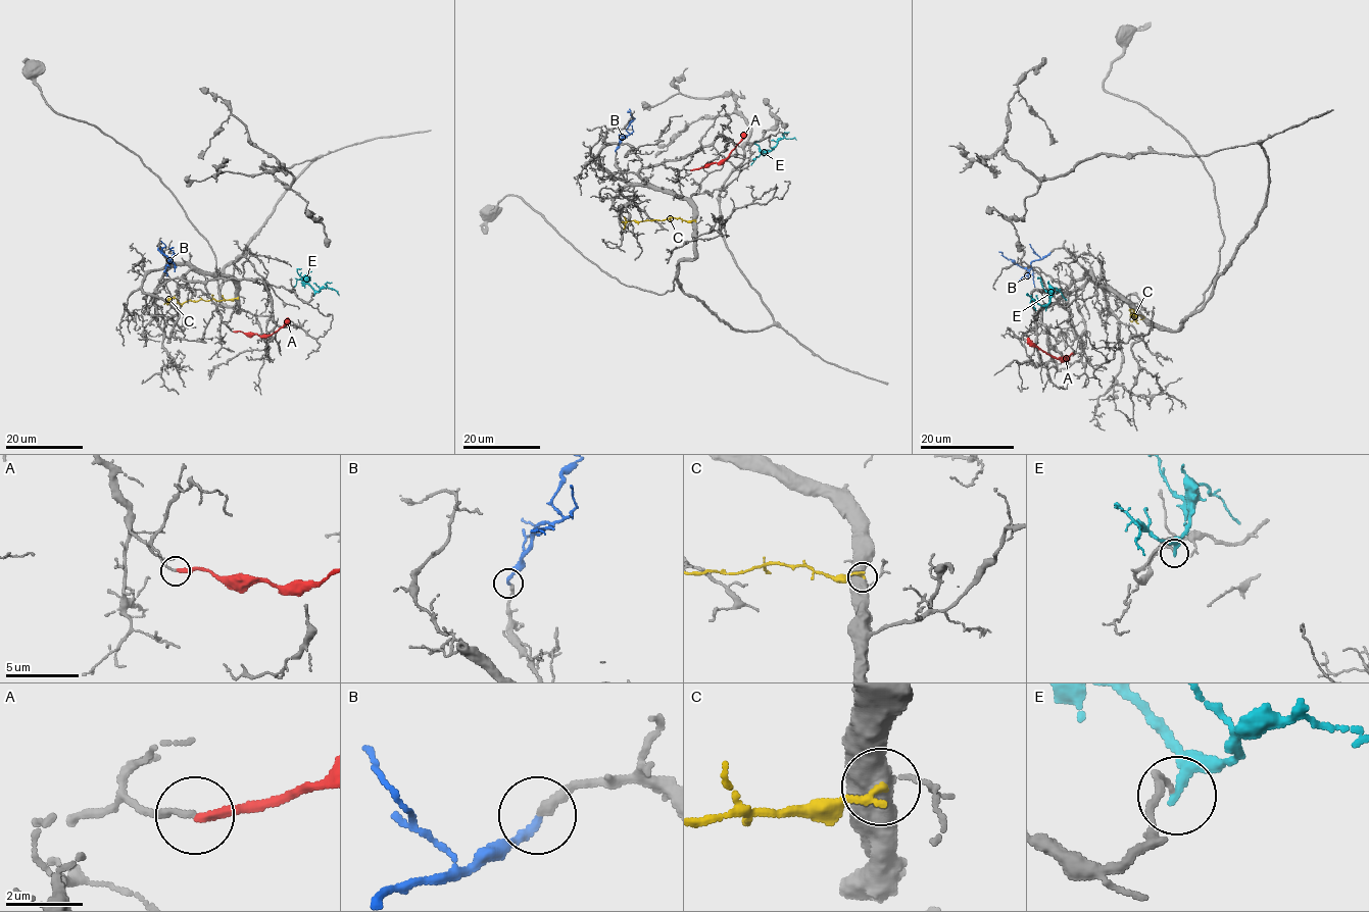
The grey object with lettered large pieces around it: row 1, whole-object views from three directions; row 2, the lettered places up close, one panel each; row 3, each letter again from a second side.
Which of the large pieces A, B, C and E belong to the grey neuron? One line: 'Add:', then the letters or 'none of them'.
Add: B

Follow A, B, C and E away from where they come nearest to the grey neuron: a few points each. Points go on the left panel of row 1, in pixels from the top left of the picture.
A: (233, 332), (270, 336), (287, 317)
B: (158, 248), (172, 262), (169, 260), (177, 253), (172, 247)
C: (238, 297), (181, 304), (172, 298), (166, 303)
E: (314, 295), (314, 290), (302, 276), (294, 288)

